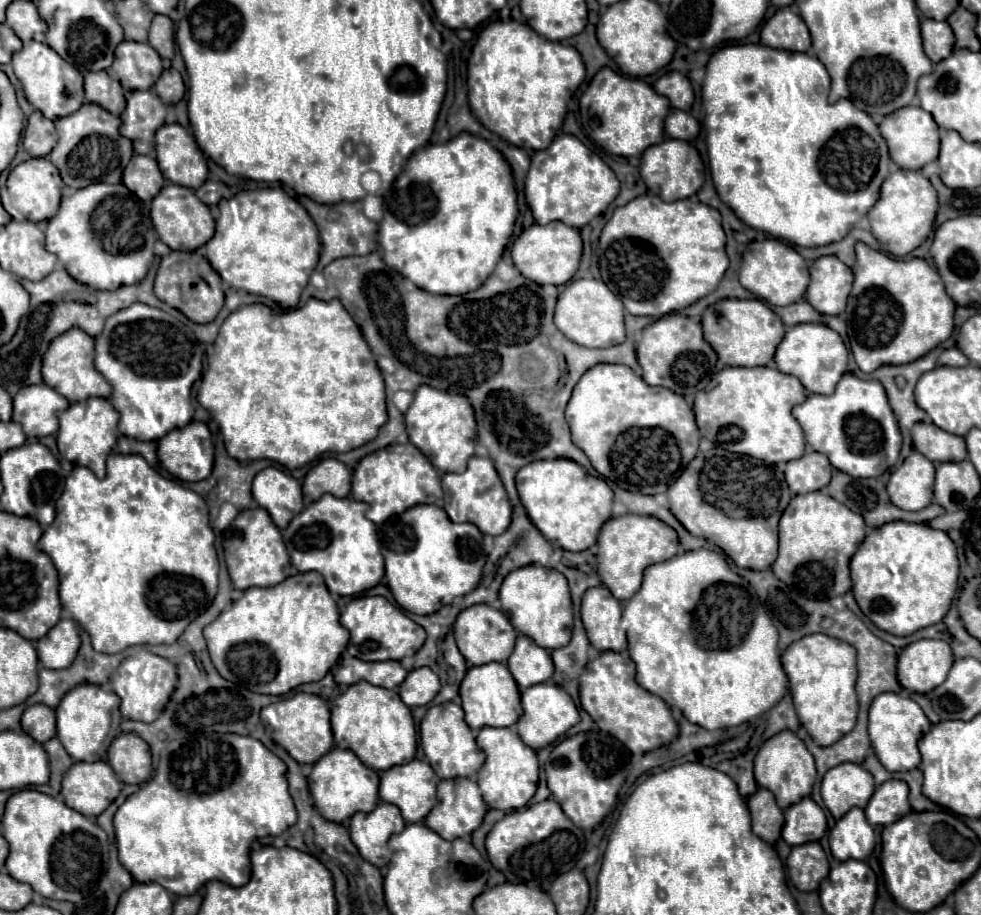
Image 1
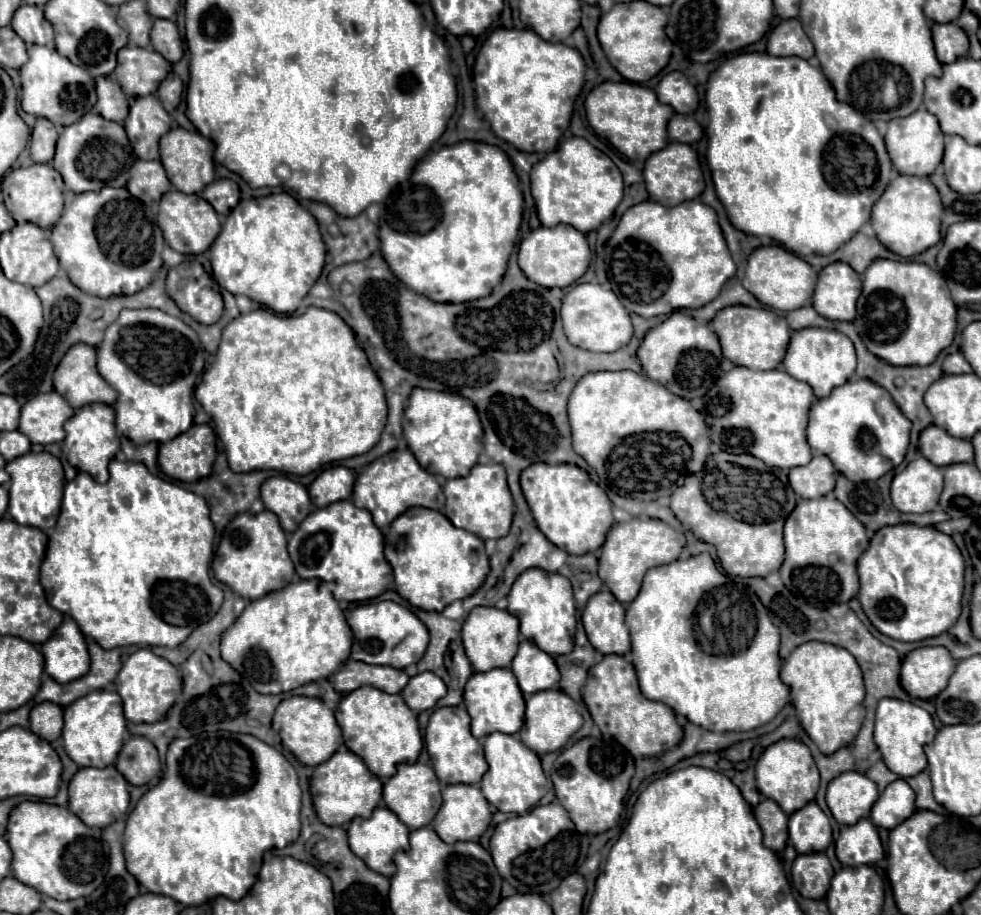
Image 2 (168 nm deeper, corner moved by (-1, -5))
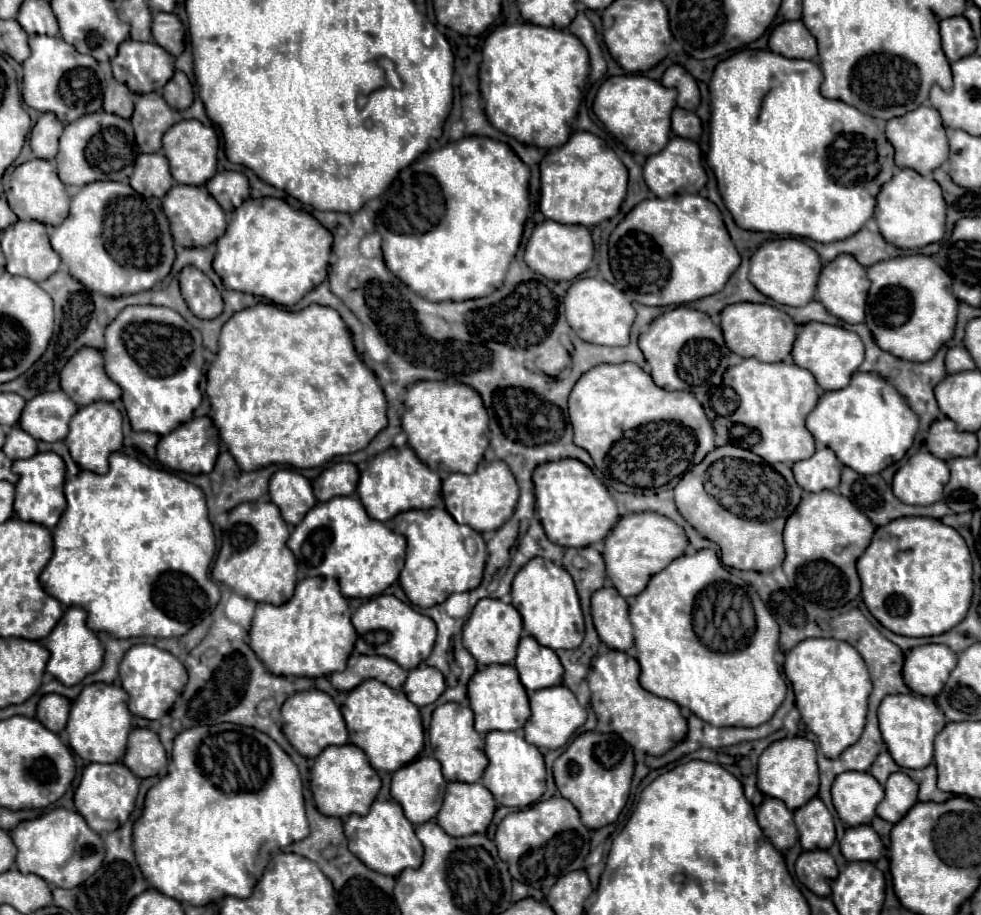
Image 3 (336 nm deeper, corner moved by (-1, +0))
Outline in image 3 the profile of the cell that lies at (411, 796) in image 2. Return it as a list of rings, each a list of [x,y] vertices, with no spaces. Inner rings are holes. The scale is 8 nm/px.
[[[418,757],[410,765],[404,765],[392,775],[392,797],[402,805],[406,817],[414,825],[422,825],[436,817],[438,809],[442,807],[442,795],[444,795],[446,779],[442,777],[442,765],[438,765],[438,759],[434,757]]]

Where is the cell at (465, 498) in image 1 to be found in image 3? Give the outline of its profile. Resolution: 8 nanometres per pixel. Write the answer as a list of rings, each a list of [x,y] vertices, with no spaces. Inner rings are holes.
[[[500,459],[492,463],[480,463],[478,469],[472,475],[464,473],[450,473],[442,481],[442,495],[446,501],[448,513],[458,521],[468,527],[472,527],[478,533],[484,531],[496,531],[500,529],[514,513],[516,501],[518,501],[518,485],[508,469],[508,465]]]

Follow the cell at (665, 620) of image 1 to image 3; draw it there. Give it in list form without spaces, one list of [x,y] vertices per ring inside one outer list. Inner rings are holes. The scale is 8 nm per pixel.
[[[712,549],[682,555],[656,573],[648,587],[632,599],[630,621],[634,627],[638,663],[642,667],[640,685],[646,691],[670,699],[680,707],[688,707],[694,715],[714,727],[758,727],[782,705],[788,687],[774,661],[778,651],[778,623],[760,601],[754,587],[732,575]],[[696,595],[704,595],[704,605],[708,605],[706,611],[702,605],[702,615],[706,615],[708,621],[700,631],[692,625]]]

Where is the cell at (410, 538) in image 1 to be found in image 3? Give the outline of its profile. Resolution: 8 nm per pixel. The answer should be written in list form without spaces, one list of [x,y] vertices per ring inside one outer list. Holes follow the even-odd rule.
[[[446,509],[398,513],[392,519],[392,529],[408,539],[406,565],[400,573],[400,585],[410,603],[432,607],[442,603],[452,593],[472,591],[480,585],[488,557],[486,542],[480,533],[456,523]]]

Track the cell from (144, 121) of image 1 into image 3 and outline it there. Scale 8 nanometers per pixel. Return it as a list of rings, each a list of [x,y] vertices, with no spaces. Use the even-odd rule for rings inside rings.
[[[160,93],[140,95],[130,121],[140,153],[158,153],[162,149],[162,135],[176,123],[174,111]]]

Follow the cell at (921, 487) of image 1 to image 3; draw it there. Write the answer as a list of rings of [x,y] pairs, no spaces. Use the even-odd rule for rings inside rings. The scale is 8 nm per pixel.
[[[916,453],[912,455],[894,475],[894,483],[892,483],[892,489],[894,489],[894,495],[906,503],[906,505],[932,505],[936,501],[942,499],[942,489],[946,485],[946,481],[950,479],[950,471],[948,471],[948,465],[934,457],[932,453]]]

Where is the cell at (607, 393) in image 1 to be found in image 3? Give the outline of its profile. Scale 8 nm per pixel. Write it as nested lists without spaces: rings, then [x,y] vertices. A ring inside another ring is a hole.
[[[602,363],[586,371],[568,397],[568,415],[574,427],[574,443],[590,453],[594,465],[604,473],[604,477],[620,481],[628,487],[652,489],[670,483],[672,479],[680,479],[690,467],[694,455],[698,465],[698,461],[702,461],[702,457],[714,449],[712,423],[708,421],[694,393],[666,391],[658,387],[636,363]]]

